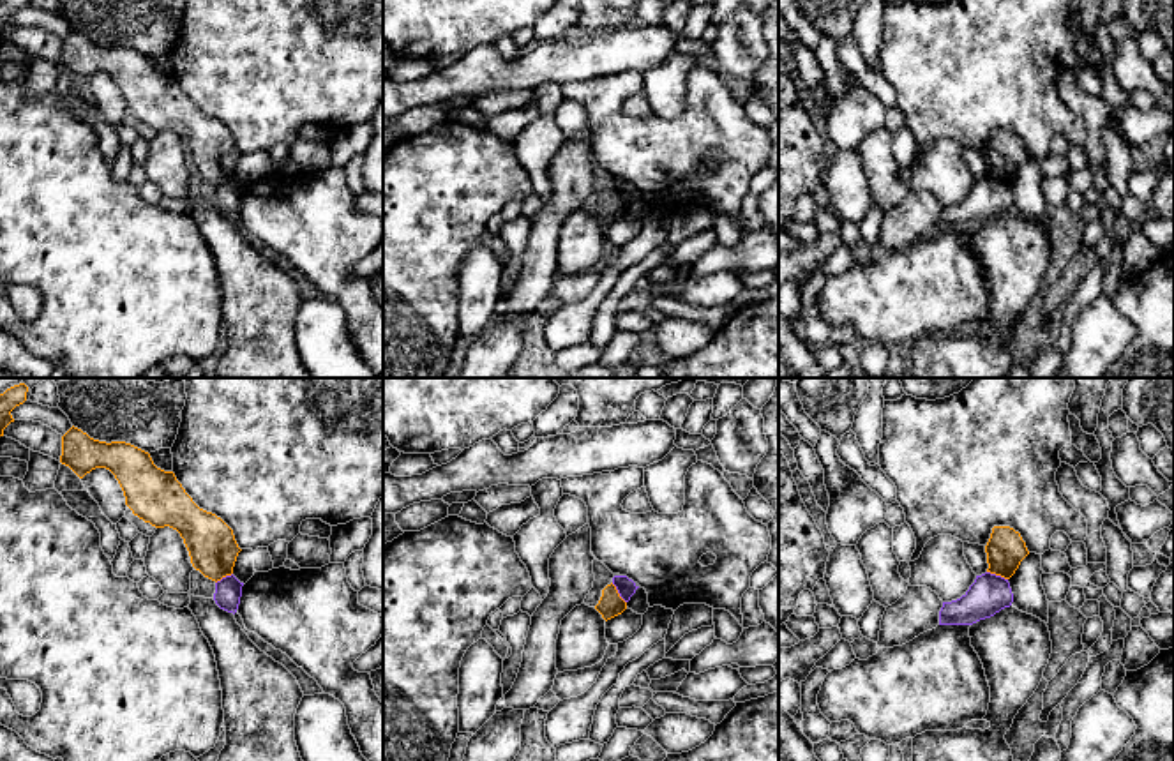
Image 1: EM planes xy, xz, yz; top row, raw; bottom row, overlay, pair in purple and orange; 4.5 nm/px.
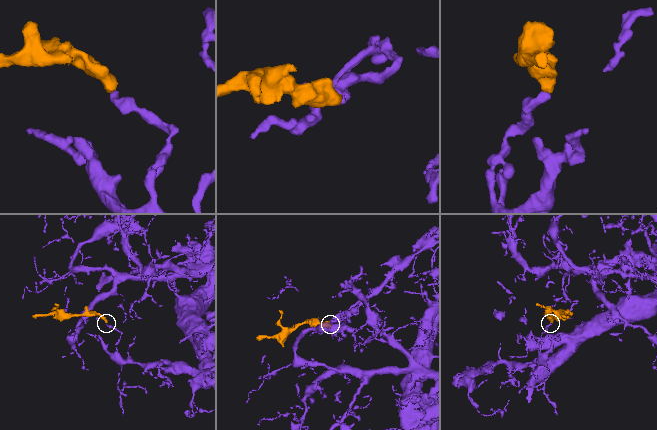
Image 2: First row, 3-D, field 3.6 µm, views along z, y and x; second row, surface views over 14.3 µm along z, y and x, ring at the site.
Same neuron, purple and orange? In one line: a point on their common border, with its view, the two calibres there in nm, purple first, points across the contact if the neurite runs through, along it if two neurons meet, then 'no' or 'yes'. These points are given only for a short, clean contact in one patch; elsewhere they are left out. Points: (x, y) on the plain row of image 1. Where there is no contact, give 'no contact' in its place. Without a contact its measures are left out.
yz (998, 180) | 180/180 nm | along yz (987, 175), (1007, 184) | no

